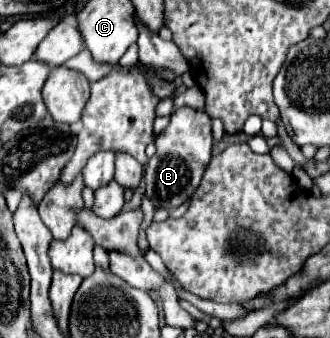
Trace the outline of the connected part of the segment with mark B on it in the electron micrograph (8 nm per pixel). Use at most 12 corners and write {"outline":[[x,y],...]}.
{"outline":[[182,107],[144,169],[156,209],[186,203],[212,159],[212,121]]}

